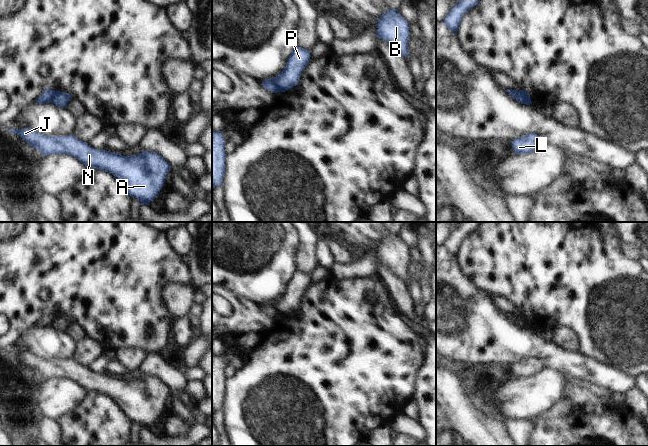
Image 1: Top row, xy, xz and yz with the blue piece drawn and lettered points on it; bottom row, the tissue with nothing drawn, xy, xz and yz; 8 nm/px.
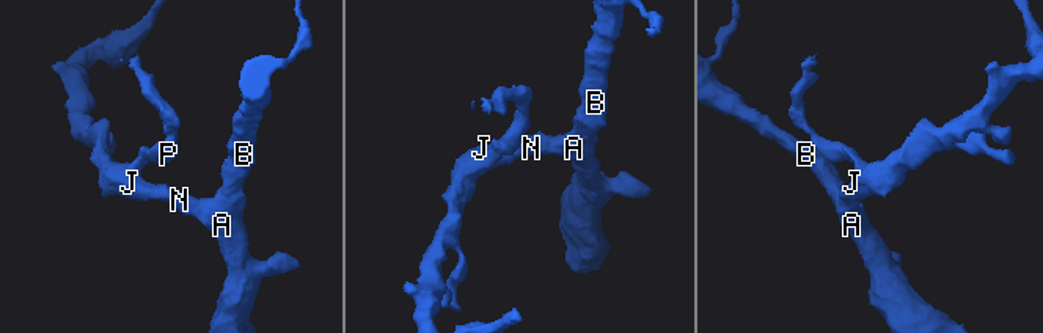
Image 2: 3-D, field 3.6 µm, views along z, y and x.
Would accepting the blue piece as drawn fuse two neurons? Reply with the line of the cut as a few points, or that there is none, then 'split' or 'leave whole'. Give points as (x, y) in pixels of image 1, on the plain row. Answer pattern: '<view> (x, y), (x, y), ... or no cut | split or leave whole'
xz (273, 303), (278, 315) | split

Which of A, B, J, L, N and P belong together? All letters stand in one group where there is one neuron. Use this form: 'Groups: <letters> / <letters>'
Groups: A B J L N / P

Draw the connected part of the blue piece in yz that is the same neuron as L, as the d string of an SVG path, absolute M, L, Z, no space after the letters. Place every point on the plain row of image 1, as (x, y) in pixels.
M535 357L521 360L511 366L512 373L516 378L528 378L539 373L543 368L542 362Z

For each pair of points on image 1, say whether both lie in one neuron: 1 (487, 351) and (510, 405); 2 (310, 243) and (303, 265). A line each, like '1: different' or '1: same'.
1: different
2: same

